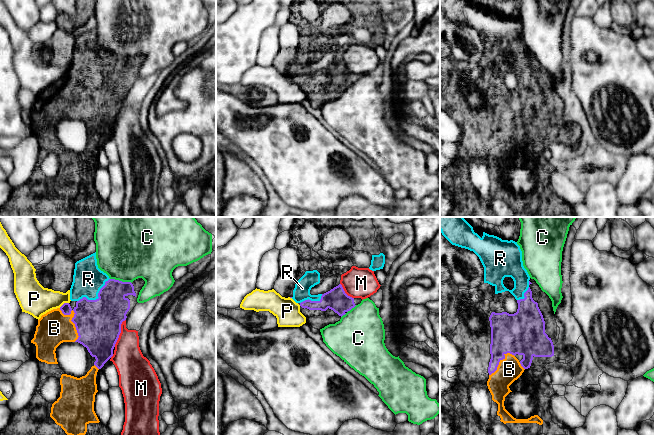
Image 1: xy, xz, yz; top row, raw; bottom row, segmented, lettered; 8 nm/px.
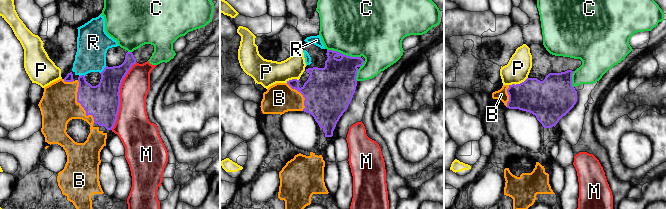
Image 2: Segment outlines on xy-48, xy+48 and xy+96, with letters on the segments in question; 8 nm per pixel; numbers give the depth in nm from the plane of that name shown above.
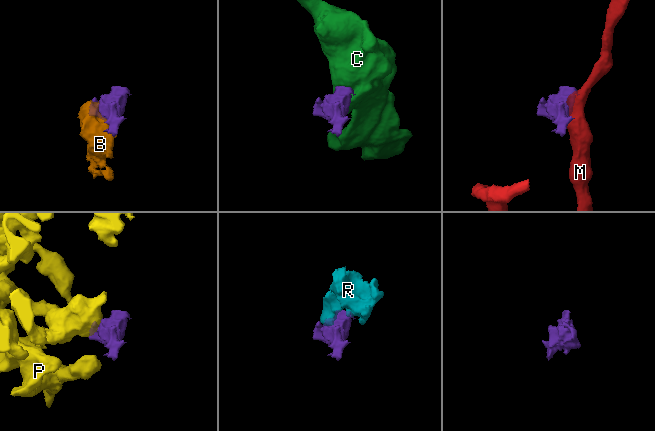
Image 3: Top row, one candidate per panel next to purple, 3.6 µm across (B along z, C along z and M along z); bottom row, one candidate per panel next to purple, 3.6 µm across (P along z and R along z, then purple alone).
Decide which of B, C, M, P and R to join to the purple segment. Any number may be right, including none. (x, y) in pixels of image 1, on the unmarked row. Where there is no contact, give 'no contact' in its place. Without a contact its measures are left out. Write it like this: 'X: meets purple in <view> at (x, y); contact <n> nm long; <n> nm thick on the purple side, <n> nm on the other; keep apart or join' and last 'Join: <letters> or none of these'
B: meets purple in xy at (72, 94); contact 300 nm long; 360 nm thick on the purple side, 260 nm on the other; join
C: meets purple in xy at (121, 57); contact 180 nm long; 260 nm thick on the purple side, 460 nm on the other; keep apart
M: meets purple in xy at (120, 108); contact 240 nm long; 360 nm thick on the purple side, 240 nm on the other; keep apart
P: meets purple in xy at (63, 80); contact 90 nm long; 90 nm thick on the purple side, 240 nm on the other; keep apart
R: meets purple in xy at (98, 74); contact 320 nm long; 360 nm thick on the purple side, 240 nm on the other; join
Join: B, R

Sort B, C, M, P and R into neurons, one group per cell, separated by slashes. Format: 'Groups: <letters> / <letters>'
Groups: B R / C / M / P

